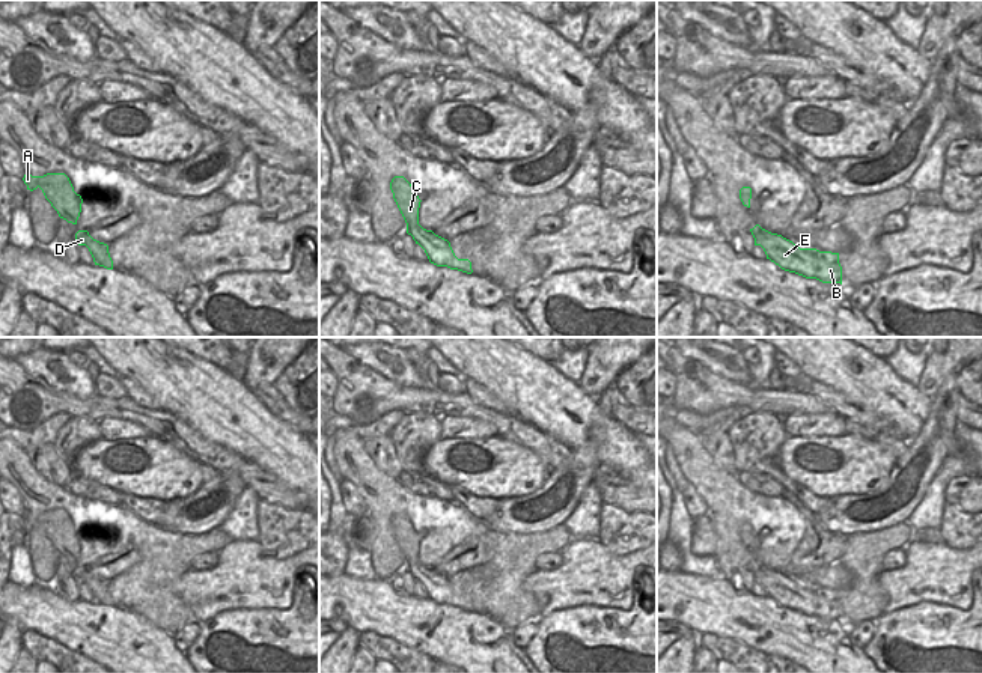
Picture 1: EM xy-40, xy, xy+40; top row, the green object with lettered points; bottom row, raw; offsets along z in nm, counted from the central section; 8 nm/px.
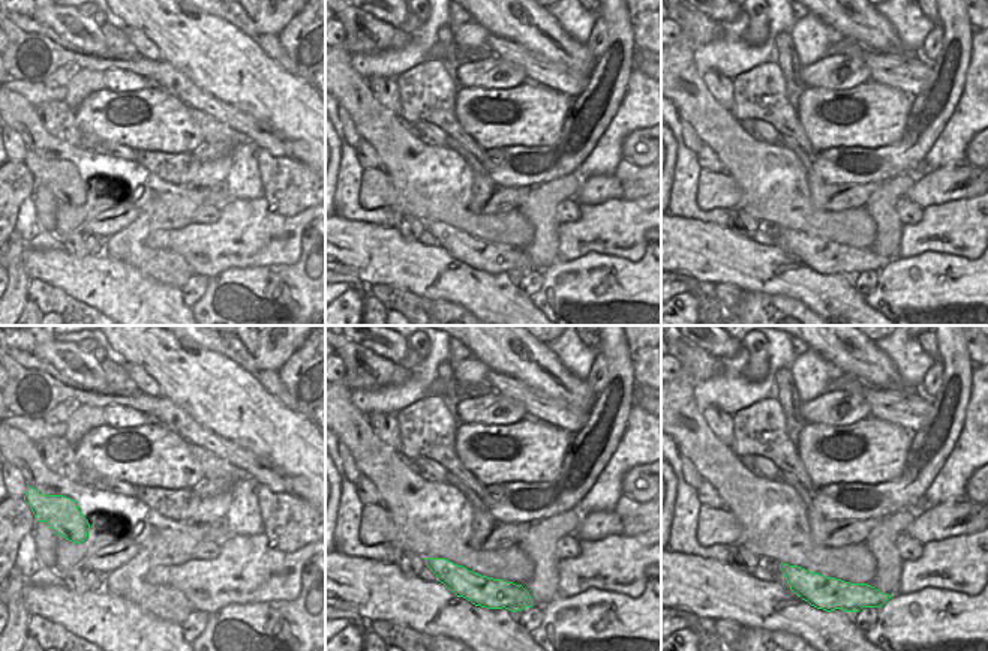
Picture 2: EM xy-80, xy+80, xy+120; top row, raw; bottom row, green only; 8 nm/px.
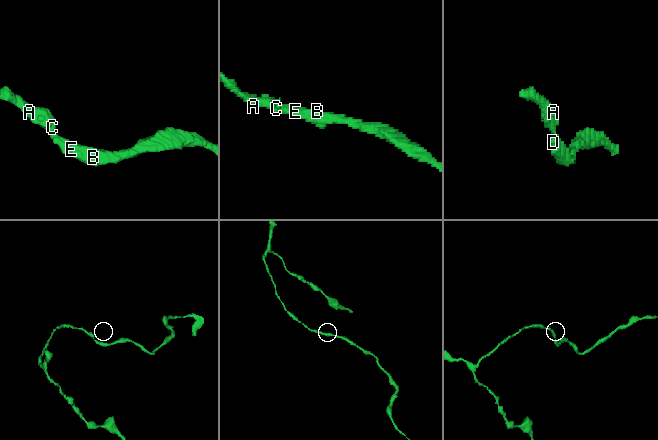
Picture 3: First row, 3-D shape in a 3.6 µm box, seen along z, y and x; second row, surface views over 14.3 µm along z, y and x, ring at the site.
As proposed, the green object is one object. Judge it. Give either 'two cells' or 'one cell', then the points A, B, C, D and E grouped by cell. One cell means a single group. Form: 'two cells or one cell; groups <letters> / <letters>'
one cell; groups A B C D E

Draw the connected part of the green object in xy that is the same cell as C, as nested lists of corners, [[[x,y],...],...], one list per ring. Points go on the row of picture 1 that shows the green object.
[[[395,176],[390,182],[390,190],[407,223],[407,233],[425,250],[429,262],[437,266],[447,266],[471,274],[473,270],[468,259],[458,259],[447,239],[419,224],[419,208],[422,200],[414,193],[411,184],[404,176]]]

